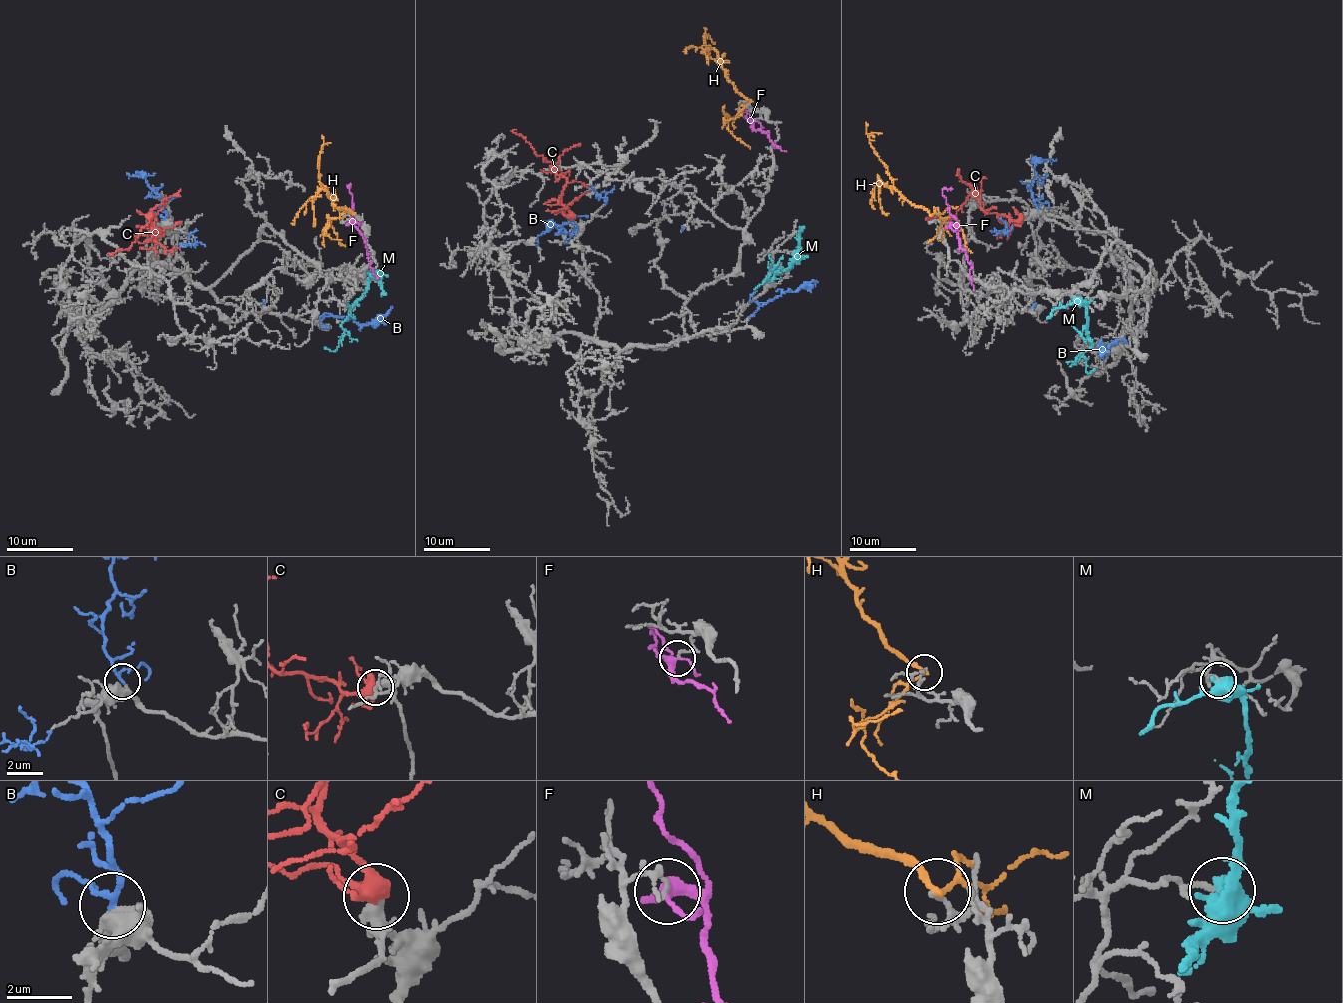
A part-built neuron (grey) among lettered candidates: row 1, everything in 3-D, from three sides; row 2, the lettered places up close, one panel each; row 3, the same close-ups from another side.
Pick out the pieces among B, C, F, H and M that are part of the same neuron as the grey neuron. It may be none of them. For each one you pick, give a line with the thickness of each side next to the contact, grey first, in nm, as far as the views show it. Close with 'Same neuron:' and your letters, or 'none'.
M: calibres 160 and 420 nm
Same neuron: M

